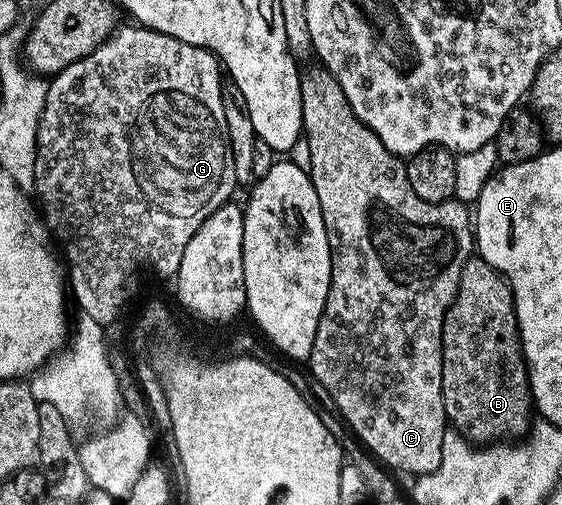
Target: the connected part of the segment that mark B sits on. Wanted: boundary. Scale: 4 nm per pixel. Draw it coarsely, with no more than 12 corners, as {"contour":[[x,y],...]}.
{"contour":[[470,256],[443,319],[448,424],[480,447],[535,413],[513,293]]}

